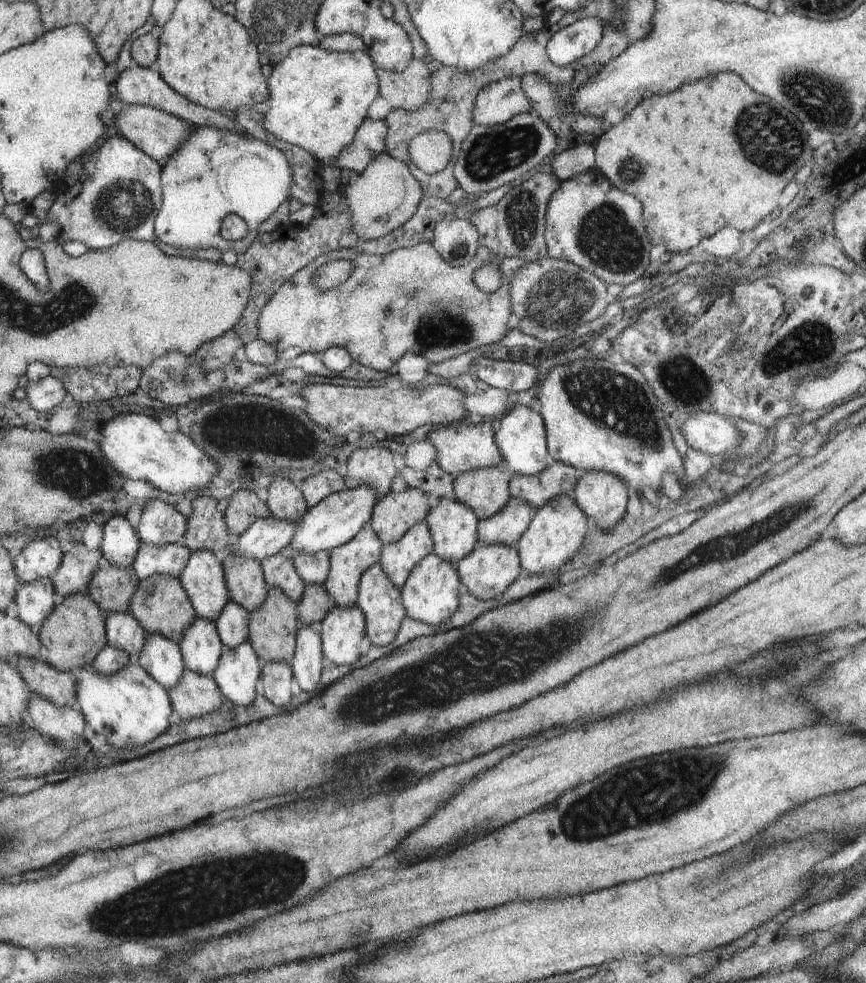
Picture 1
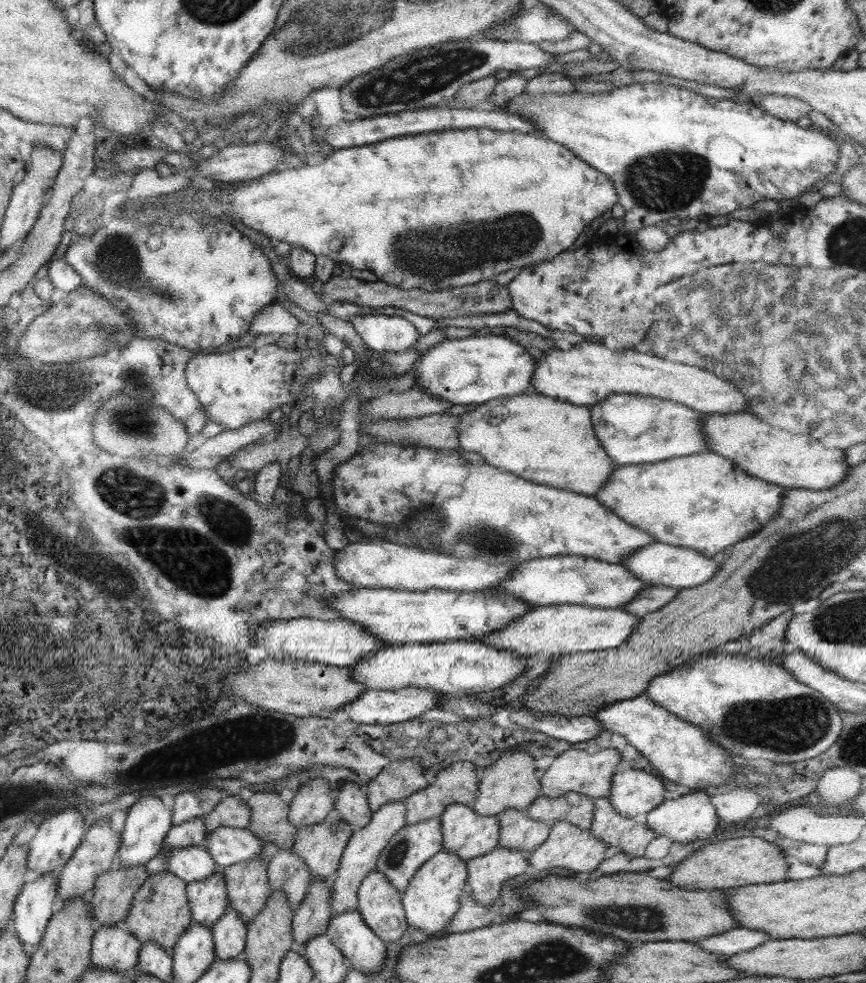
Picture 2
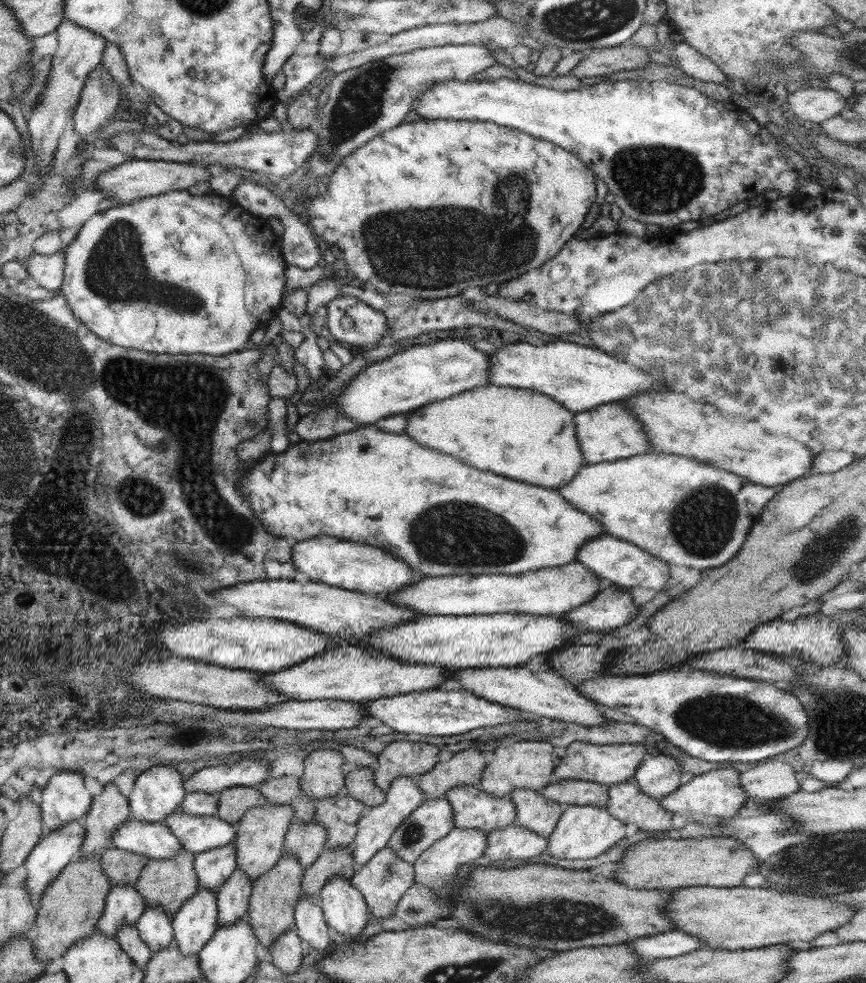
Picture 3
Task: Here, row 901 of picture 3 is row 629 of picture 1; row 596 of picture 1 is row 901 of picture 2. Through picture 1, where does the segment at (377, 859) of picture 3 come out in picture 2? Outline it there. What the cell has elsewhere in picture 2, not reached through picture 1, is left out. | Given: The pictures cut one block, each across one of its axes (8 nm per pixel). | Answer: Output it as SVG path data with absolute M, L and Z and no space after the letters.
M376 871L362 879L357 892L358 909L364 922L382 942L398 942L409 927L401 892Z

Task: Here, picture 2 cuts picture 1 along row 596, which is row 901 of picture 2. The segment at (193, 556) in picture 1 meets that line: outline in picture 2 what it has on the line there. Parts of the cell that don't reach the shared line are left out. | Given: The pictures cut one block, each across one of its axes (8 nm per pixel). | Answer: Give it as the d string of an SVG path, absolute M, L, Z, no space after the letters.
M221 870L204 880L187 883L186 894L193 922L209 929L230 906Z

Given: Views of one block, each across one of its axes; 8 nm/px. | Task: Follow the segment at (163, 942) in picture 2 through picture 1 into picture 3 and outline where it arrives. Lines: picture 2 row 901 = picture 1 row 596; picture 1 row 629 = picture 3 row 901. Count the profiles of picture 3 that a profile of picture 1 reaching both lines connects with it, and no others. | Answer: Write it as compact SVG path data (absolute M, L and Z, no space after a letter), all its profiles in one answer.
M183 849L180 854L176 854L170 860L149 859L146 866L142 868L140 876L134 885L138 894L144 898L145 906L158 906L164 910L170 918L182 908L182 904L196 894L199 889L198 876L194 872L195 853Z

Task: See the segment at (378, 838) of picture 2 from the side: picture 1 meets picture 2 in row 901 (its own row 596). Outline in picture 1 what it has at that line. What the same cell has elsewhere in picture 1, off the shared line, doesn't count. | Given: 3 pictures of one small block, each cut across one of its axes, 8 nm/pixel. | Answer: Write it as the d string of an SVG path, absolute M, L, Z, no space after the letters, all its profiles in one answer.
M366 524L350 542L329 550L329 572L324 586L337 606L350 608L350 606L357 604L358 585L362 573L364 570L368 570L370 566L379 564L383 545L375 530L372 530L372 527Z

